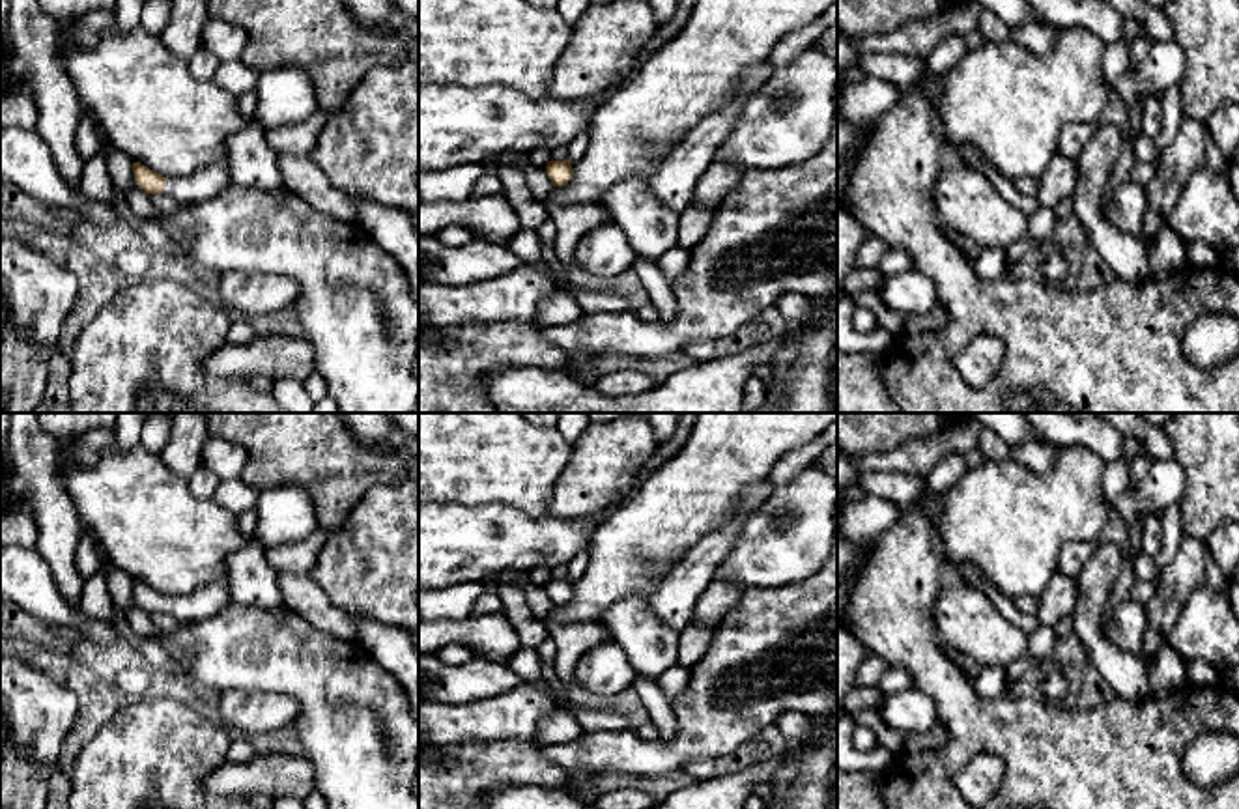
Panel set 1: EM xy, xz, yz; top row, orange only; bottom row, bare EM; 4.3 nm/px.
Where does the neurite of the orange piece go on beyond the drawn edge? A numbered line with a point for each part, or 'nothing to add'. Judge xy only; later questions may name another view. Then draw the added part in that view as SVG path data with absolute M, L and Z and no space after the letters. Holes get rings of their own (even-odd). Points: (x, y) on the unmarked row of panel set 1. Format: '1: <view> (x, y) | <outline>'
1: xy (212, 598) | M226 581L211 583L185 596L166 596L163 613L176 617L179 622L194 622L221 613L232 603Z

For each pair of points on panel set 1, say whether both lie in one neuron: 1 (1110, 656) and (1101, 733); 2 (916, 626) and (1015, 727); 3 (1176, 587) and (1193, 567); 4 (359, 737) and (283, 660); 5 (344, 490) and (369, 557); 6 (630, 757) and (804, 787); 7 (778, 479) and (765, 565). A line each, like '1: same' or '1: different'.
1: different
2: same
3: same
4: same
5: different
6: different
7: different

